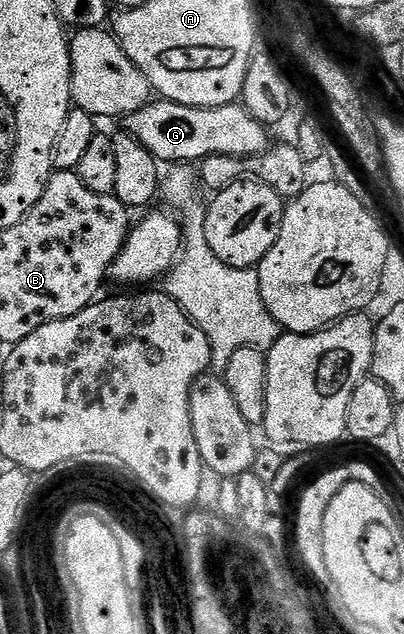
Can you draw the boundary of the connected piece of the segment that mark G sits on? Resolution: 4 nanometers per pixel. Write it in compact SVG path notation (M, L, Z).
M163 98L153 99L142 110L126 118L127 135L132 136L157 161L169 160L169 165L184 166L193 160L199 162L207 156L258 156L268 151L269 129L258 123L239 103L217 108L191 108Z

